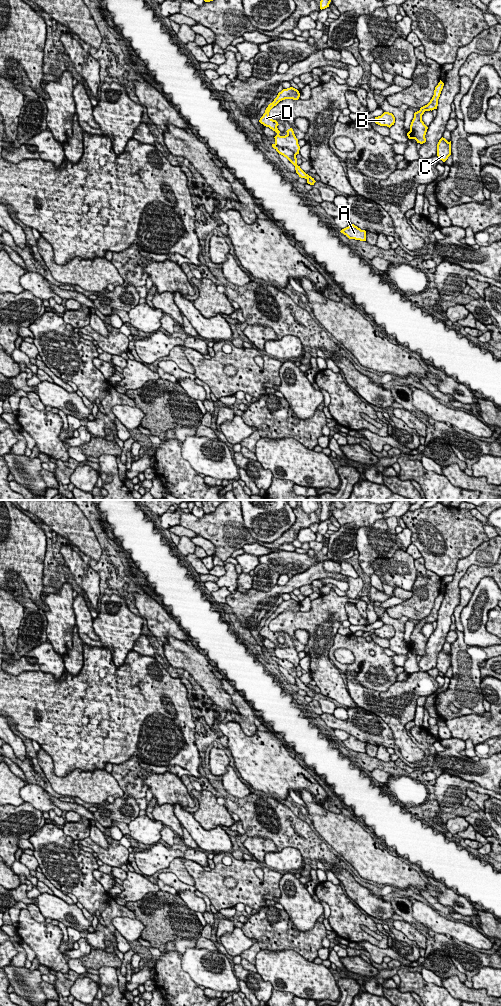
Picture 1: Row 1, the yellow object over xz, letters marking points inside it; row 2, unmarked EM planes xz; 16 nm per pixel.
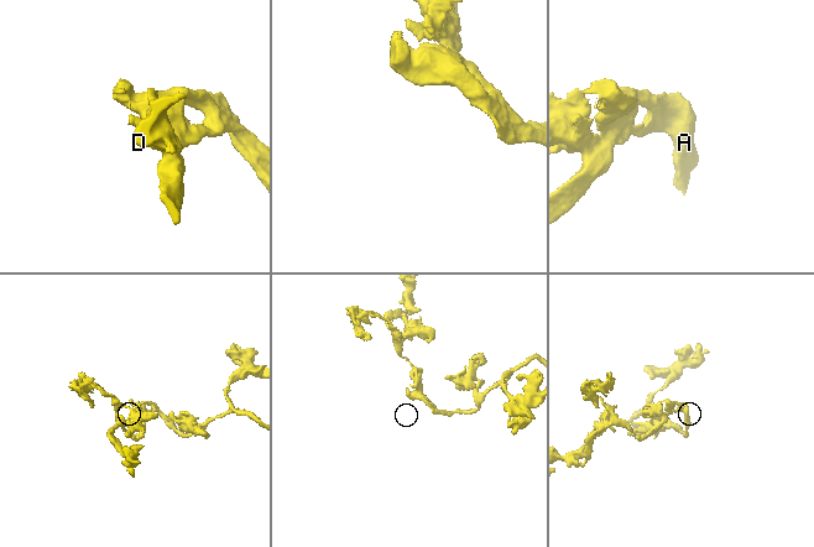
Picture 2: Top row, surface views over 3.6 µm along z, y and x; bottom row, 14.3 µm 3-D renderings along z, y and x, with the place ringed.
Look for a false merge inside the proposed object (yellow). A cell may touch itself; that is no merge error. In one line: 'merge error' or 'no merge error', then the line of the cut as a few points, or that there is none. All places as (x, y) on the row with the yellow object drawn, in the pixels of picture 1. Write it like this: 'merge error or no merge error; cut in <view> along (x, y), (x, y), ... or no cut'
merge error; cut in xz along (275, 143), (281, 147), (287, 147), (295, 155)

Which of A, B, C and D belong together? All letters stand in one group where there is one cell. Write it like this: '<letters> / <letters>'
A B C / D

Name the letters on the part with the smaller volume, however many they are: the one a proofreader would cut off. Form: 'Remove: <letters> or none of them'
Remove: D

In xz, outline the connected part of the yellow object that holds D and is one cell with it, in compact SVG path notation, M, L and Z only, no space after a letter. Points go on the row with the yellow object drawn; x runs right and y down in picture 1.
M290 87L287 89L283 89L281 92L278 93L277 97L274 99L272 103L268 105L265 110L265 113L260 118L259 122L266 127L269 127L273 131L277 133L275 138L275 144L279 147L285 147L291 150L295 155L299 154L300 146L298 144L298 139L296 138L294 131L292 128L288 129L285 136L280 136L280 131L278 130L277 126L279 125L276 120L273 120L269 117L270 110L276 106L280 101L285 99L293 99L298 100L300 97L300 93L297 89Z

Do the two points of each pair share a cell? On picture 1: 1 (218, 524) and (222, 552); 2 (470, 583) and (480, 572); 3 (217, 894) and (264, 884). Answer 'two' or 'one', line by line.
1: one
2: one
3: one

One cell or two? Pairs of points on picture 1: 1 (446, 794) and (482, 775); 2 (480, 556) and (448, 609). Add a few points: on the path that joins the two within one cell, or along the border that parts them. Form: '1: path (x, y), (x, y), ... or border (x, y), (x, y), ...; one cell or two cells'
1: border (447, 773), (472, 782); two cells
2: path (465, 565), (456, 578), (452, 587), (452, 594); one cell

